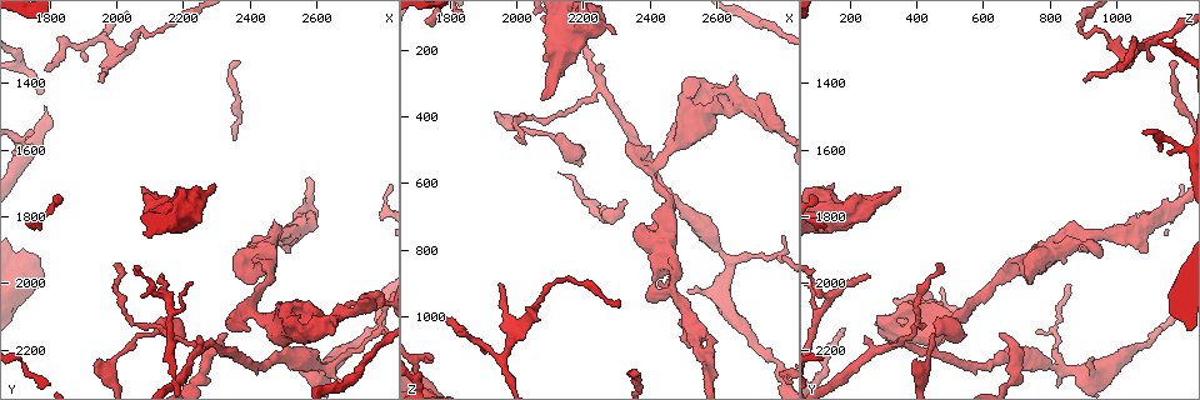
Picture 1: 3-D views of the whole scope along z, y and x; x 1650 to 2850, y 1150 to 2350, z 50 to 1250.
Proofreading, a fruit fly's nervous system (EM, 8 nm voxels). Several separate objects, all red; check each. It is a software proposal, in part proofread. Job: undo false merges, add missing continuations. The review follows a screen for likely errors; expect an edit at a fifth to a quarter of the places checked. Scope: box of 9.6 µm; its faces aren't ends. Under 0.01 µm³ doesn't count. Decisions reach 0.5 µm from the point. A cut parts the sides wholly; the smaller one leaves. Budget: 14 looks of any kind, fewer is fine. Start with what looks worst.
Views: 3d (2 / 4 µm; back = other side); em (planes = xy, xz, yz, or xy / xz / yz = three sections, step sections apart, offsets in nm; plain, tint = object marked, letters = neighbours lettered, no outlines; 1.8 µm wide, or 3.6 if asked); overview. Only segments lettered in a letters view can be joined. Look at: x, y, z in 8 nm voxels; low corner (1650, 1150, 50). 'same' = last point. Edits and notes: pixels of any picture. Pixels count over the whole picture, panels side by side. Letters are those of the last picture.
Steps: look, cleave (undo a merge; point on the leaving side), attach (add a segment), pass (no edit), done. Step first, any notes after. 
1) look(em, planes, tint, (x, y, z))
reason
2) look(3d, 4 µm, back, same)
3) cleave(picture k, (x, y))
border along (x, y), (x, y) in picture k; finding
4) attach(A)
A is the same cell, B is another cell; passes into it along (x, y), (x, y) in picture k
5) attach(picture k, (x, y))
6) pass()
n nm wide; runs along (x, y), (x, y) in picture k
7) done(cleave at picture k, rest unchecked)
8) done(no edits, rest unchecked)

look(em, yz, step 4, tint, (1950, 1270, 1110))
branch point

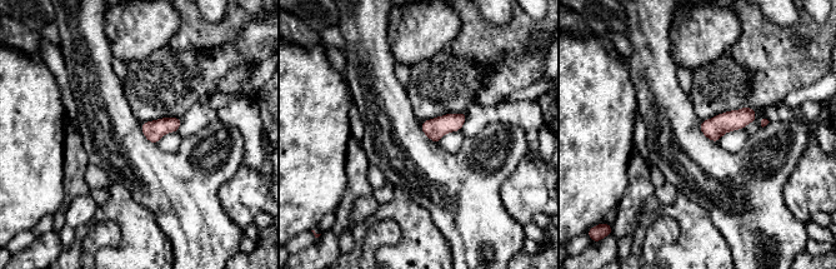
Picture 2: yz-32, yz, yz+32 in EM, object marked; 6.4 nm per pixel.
look(em, yz, step 4, letters, same)

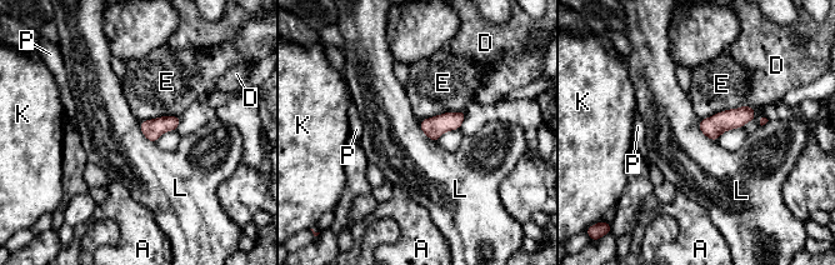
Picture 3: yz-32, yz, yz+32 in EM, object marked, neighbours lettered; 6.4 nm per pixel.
pass()
A, D, E, K, L and P are other cells; border along (139, 121), (141, 133), (155, 143) in picture 3; continuous, no second neuron

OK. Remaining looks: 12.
look(em, planes, tint, (2150, 2050, 140))
abrupt turn

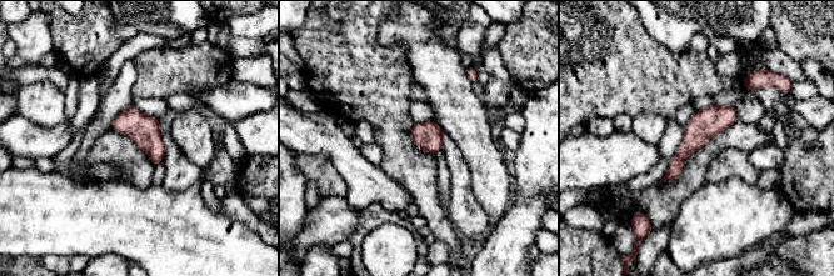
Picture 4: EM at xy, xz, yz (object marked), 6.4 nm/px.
look(em, planes, letters, same)

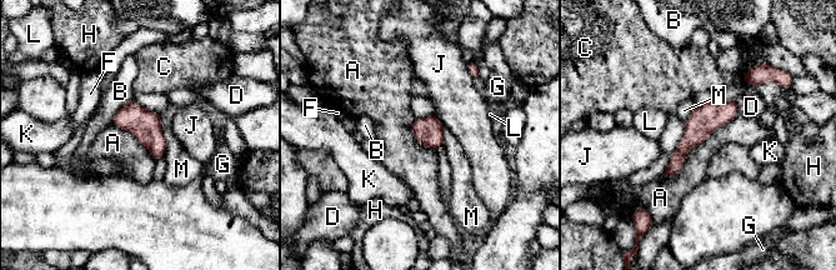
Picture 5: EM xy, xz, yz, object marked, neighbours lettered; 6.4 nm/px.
pass()
190 nm wide; A, B, C, D, F, G, H, J, K, L and M are other cells; runs along (734, 103), (686, 144), (669, 171) in picture 5; one neuron here

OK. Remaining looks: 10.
look(3d, 2 µm, (2090, 1710, 350))
branch stops here

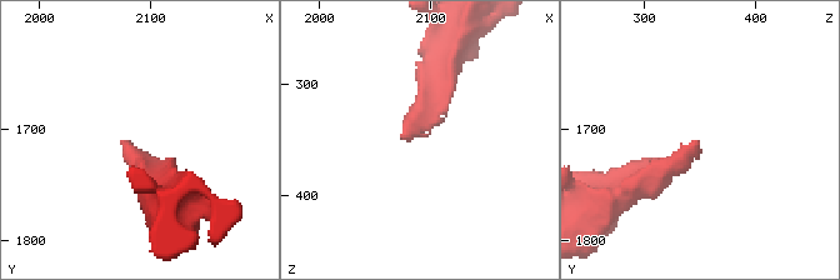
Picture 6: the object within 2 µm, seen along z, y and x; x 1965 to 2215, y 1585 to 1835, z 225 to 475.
look(em, xy, step 8, letters, (2080, 1710, 348))
now the EM

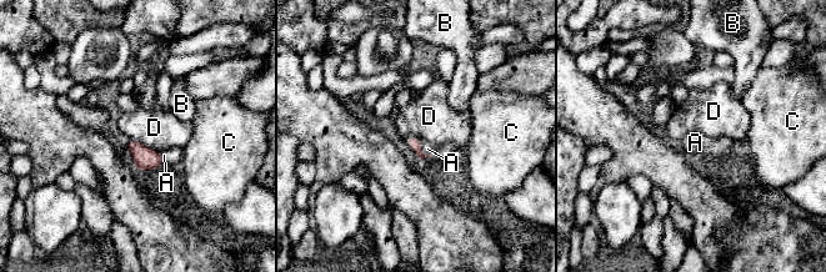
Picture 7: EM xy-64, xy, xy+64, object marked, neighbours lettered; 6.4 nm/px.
look(em, planes, letters, same)
another direction

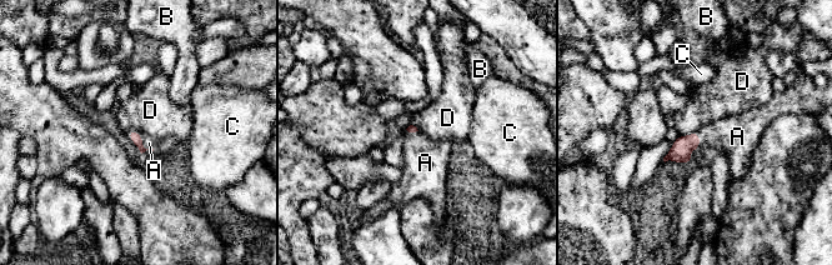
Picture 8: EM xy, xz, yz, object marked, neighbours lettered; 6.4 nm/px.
attach(A)
A is the same cell, B, C and D are other cells; the neuron continues

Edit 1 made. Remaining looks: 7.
look(em, 3.6 µm, xz, step 4, letters, (2160, 1790, 160))
three-way junction

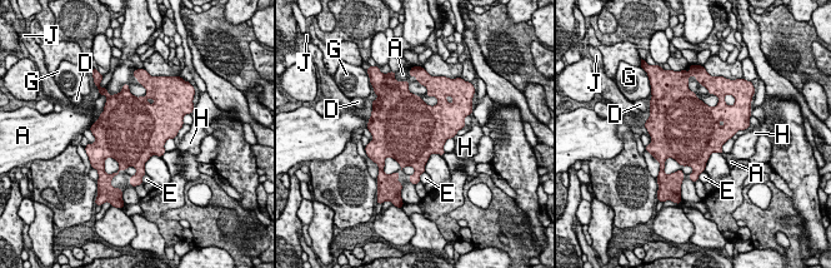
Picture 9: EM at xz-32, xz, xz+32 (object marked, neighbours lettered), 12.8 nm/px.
pass()
850 nm wide; A, D, E, G, H and J are other cells; border along (104, 108), (95, 122) in picture 9; one neuron here

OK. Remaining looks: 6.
look(em, planes, tint, (2510, 1910, 1100))
free end

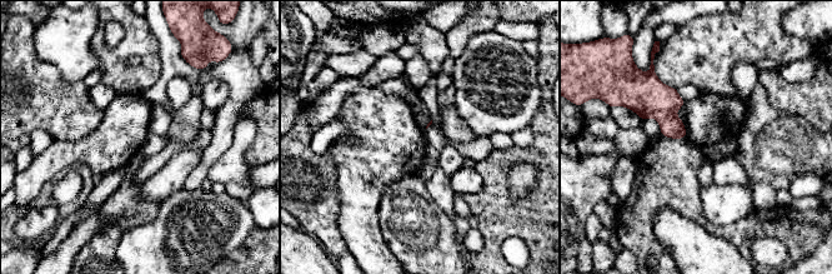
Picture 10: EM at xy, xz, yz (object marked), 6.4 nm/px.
look(em, planes, letters, same)

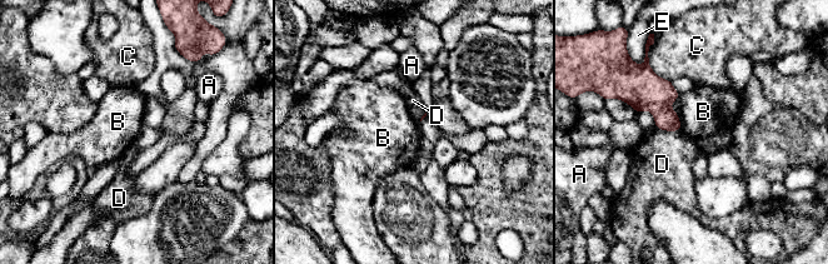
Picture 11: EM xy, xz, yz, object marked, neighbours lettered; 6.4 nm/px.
pass()
B touches over 240 nm; A, B, C, D and E are other cells; border along (679, 94), (671, 108), (681, 130) in picture 11; none of them fits

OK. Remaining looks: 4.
look(em, xz, step 8, tint, (2640, 2120, 330))
sharp bend

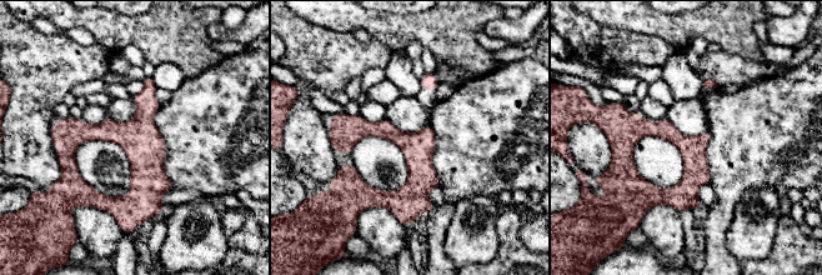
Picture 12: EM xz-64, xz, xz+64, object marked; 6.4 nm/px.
look(em, planes, letters, same)

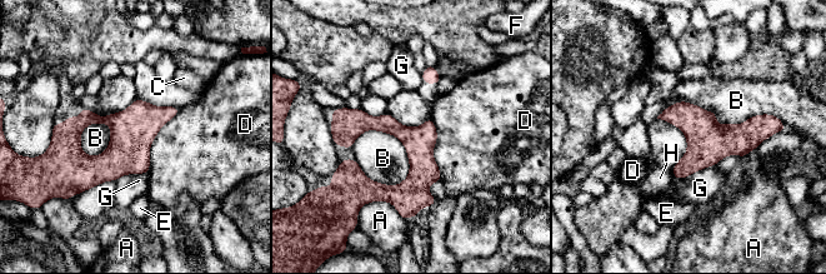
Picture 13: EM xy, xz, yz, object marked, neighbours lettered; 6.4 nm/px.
pass()
A, B, C, D, E, F, G and H are other cells; border along (354, 140), (393, 134), (408, 177) in picture 13; all the same neuron

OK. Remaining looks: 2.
done(attach at picture 8, rest unchecked)

